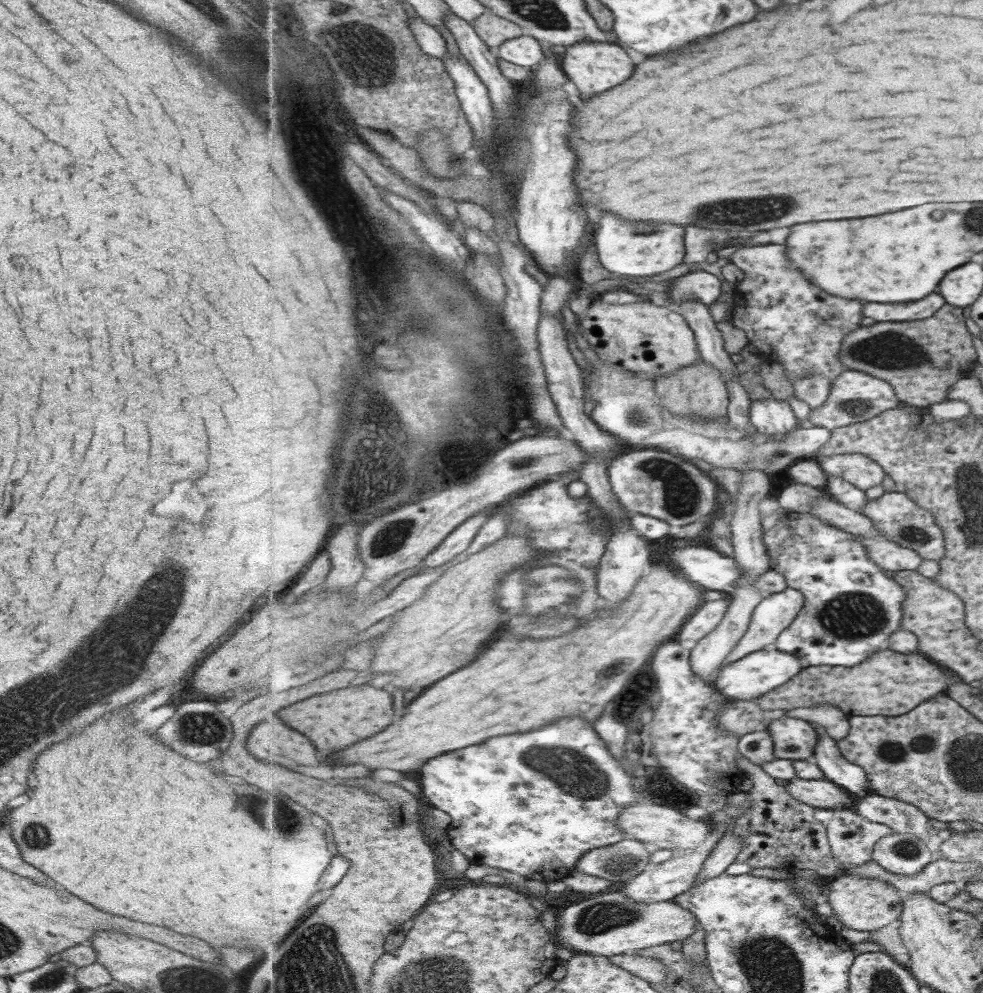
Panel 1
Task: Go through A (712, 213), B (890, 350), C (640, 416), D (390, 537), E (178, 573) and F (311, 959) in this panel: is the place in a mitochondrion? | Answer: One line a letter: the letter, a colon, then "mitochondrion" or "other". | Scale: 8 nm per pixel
A: mitochondrion
B: mitochondrion
C: mitochondrion
D: mitochondrion
E: mitochondrion
F: mitochondrion

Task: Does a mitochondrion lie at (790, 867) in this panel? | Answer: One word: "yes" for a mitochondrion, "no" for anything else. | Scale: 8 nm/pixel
no

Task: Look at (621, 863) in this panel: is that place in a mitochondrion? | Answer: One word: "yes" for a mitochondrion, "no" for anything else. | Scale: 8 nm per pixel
yes

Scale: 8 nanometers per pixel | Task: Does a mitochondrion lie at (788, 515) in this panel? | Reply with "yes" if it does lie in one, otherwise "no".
no

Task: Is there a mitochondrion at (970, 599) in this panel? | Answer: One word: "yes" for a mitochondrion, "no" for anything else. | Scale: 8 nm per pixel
no

